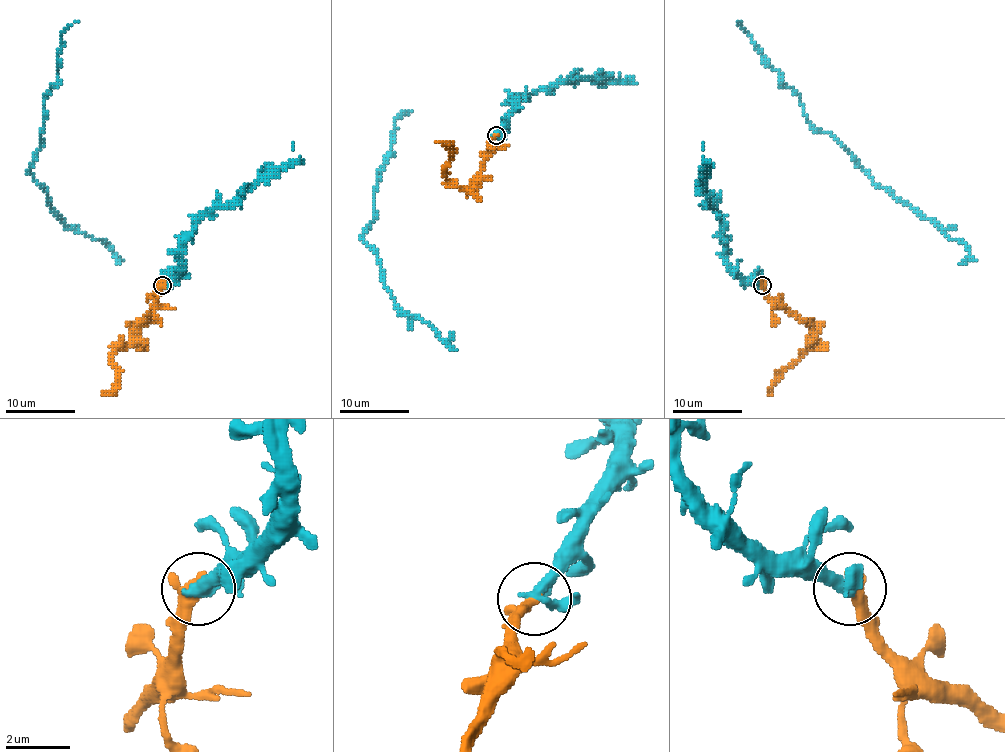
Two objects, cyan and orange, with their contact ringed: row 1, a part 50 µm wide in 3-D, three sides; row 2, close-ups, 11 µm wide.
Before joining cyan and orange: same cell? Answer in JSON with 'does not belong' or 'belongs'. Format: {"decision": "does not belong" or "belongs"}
{"decision": "belongs"}

